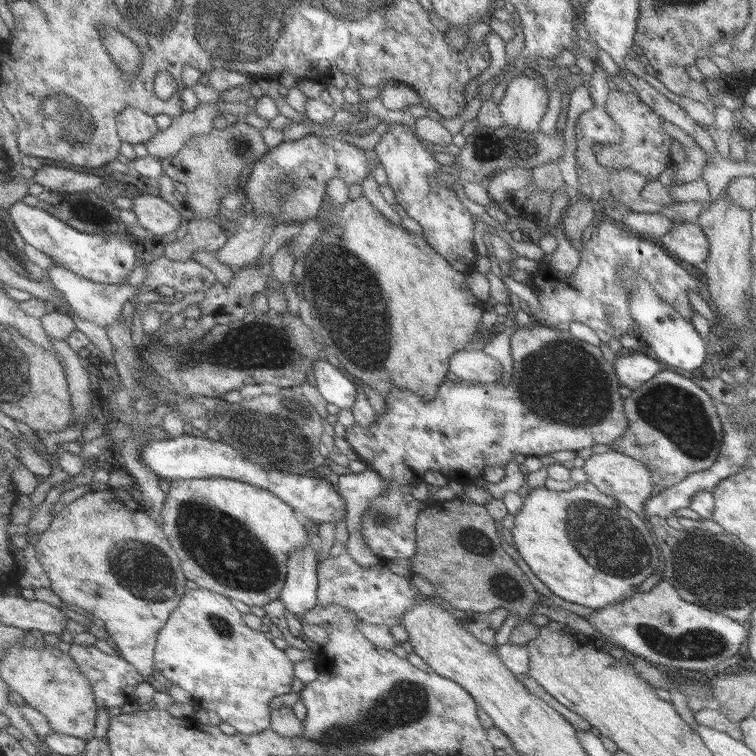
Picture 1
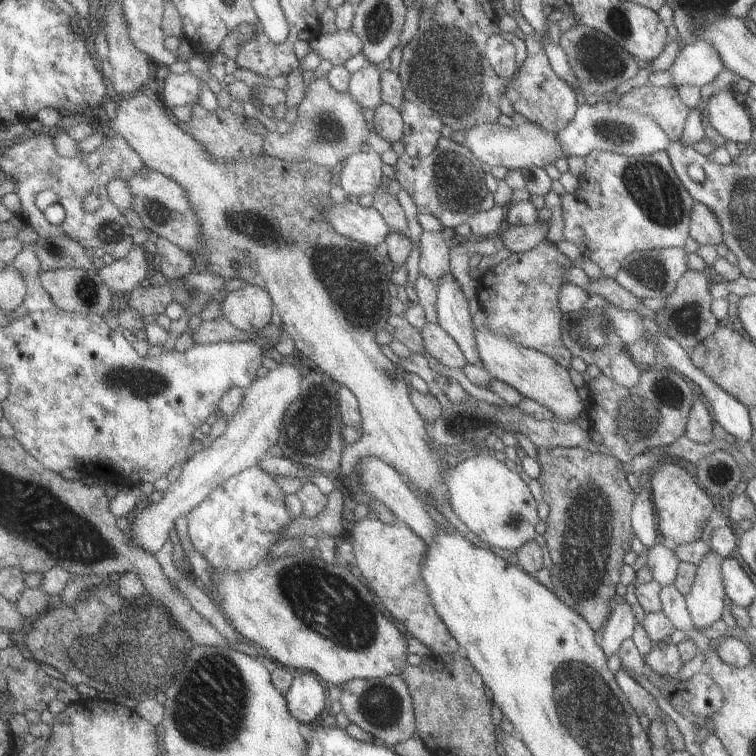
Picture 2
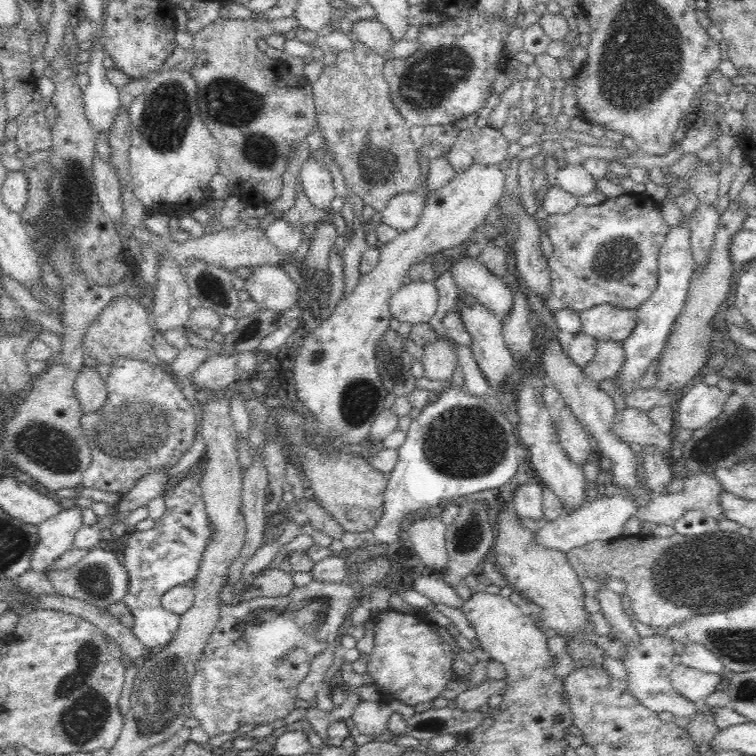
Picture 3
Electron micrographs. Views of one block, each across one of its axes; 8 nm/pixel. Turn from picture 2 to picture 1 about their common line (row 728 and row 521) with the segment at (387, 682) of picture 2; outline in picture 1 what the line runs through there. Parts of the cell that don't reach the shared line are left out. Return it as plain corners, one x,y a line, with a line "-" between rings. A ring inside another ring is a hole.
533,323
528,328
517,328
511,334
509,344
513,372
507,385
501,382
475,384
444,380
434,400
423,400
410,390
394,388
390,396
385,398
386,411
378,415
378,422
370,428
363,428
355,422
354,427
345,429
345,440
359,460
390,484
384,496
372,500
370,509
361,519
361,534
369,550
383,562
395,558
411,559
415,555
417,543
414,540
414,523
419,509
418,501
411,497
411,486
427,470
439,472
447,480
469,484
481,478
483,468
487,466
503,469
516,453
545,456
558,450
576,452
595,444
605,444
610,450
612,442
627,428
622,398
617,393
619,382
614,375
614,368
601,358
597,345
578,341
568,332
559,332
540,323

